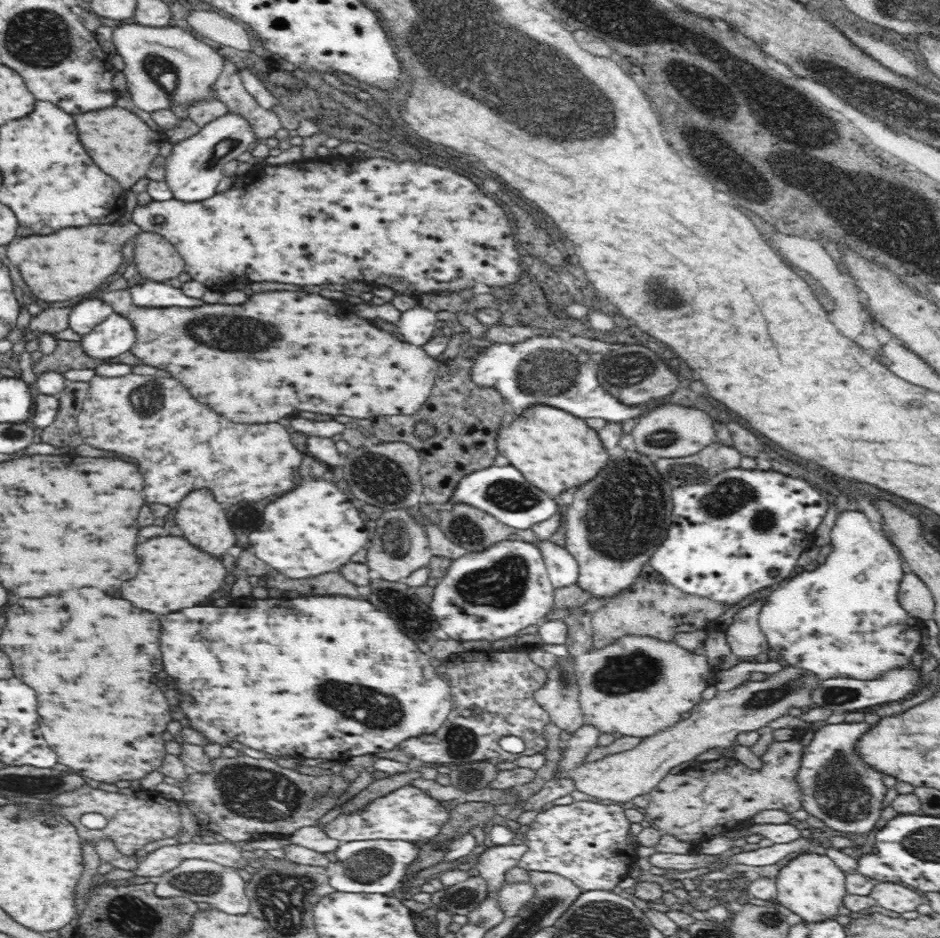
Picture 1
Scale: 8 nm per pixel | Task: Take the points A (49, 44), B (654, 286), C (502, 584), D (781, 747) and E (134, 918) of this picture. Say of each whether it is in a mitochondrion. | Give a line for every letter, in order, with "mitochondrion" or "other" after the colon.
A: mitochondrion
B: mitochondrion
C: mitochondrion
D: other
E: mitochondrion

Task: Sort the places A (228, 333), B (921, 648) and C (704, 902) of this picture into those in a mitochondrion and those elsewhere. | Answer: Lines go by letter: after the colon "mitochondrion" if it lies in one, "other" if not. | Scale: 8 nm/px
A: mitochondrion
B: other
C: other

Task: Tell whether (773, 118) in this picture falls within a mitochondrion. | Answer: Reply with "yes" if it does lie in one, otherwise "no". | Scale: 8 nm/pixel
yes

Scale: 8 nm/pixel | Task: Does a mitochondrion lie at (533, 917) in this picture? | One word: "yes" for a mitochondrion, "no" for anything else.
yes

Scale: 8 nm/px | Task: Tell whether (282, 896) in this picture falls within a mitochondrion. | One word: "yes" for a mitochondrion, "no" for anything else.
yes

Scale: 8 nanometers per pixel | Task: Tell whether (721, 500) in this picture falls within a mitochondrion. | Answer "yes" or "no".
yes

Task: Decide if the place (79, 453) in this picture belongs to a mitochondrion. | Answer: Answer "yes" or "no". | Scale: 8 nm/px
no

